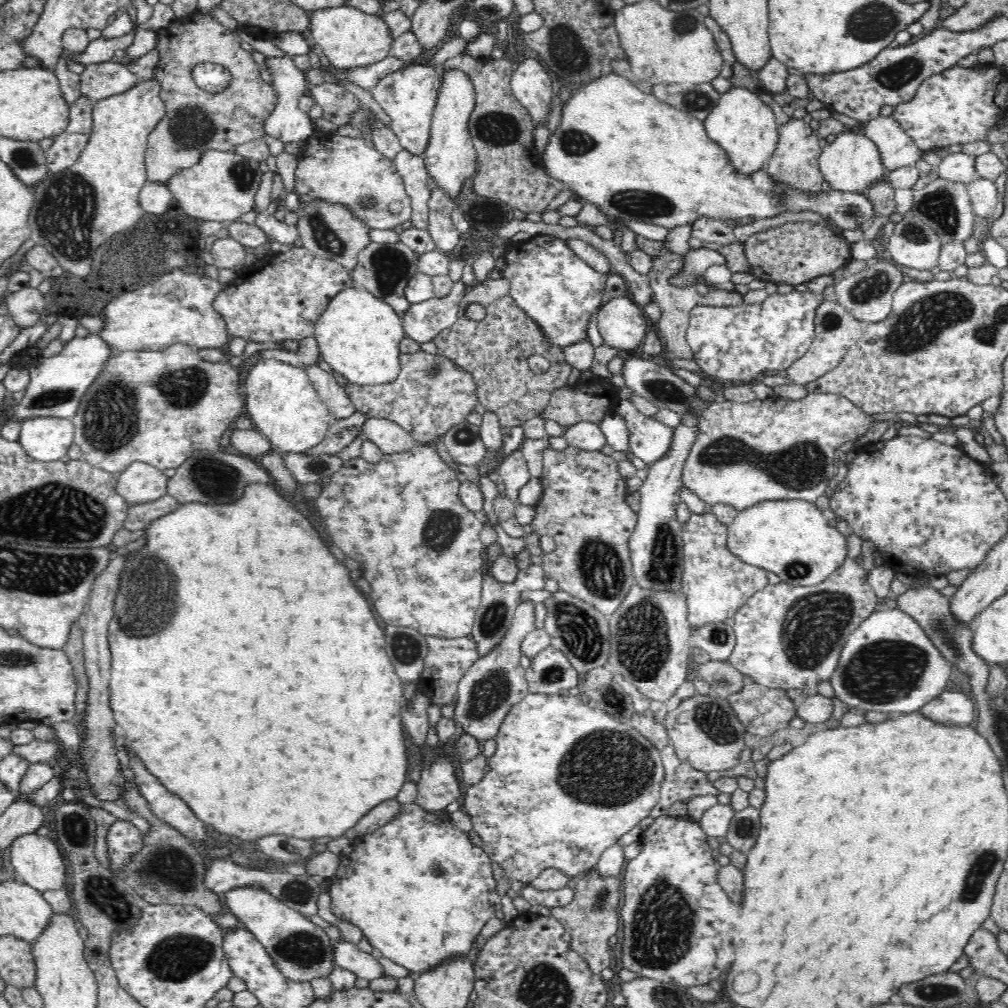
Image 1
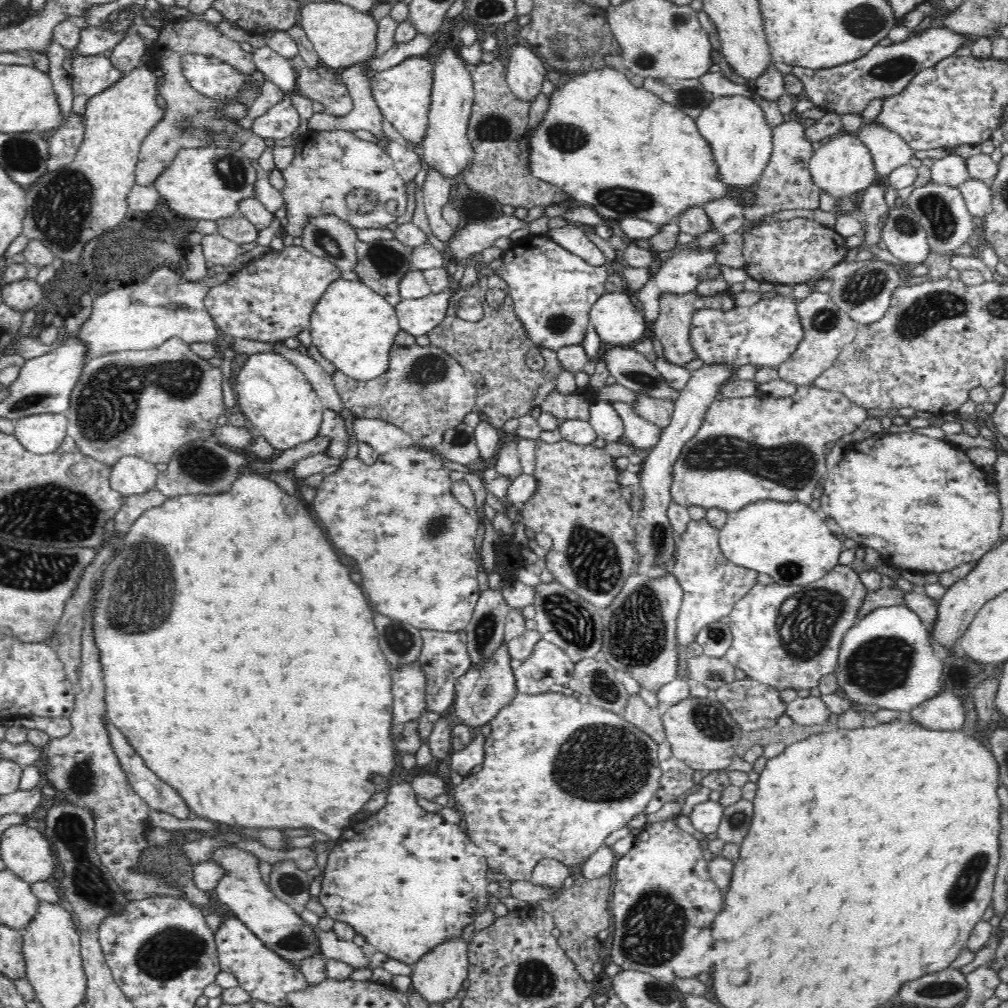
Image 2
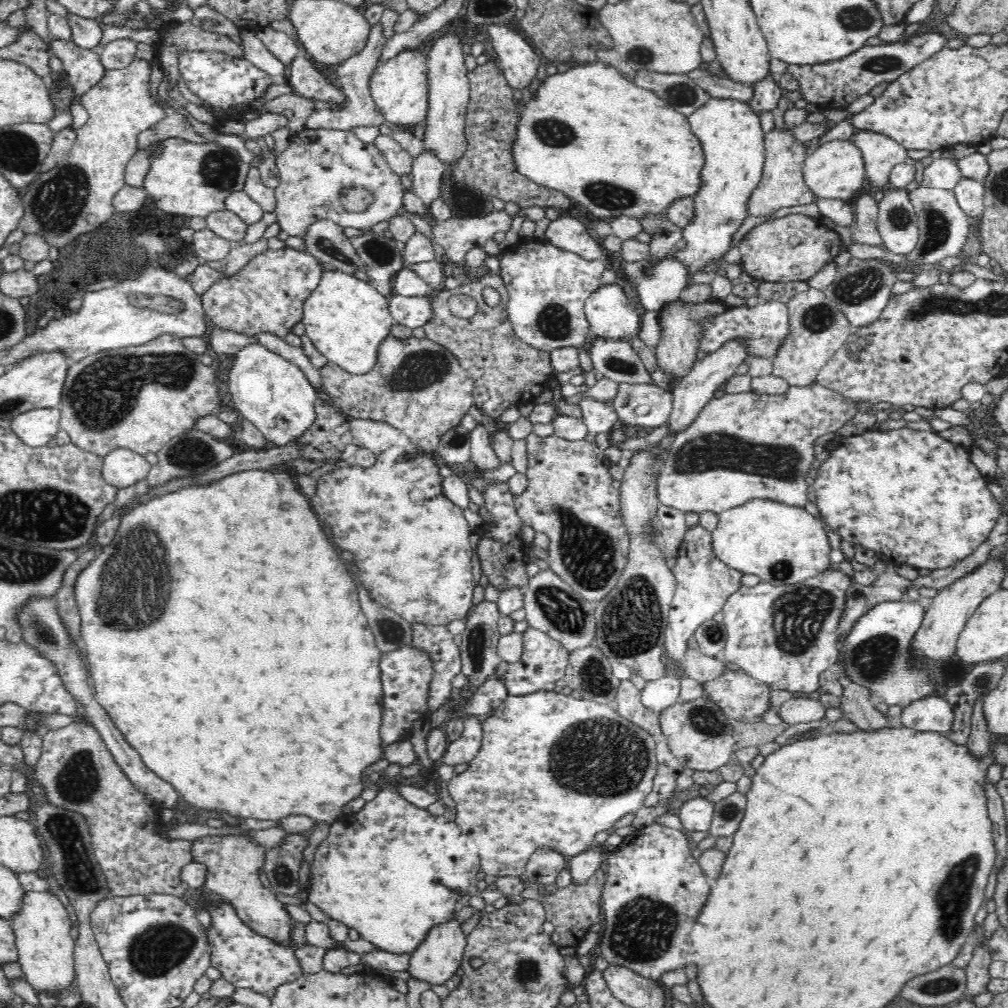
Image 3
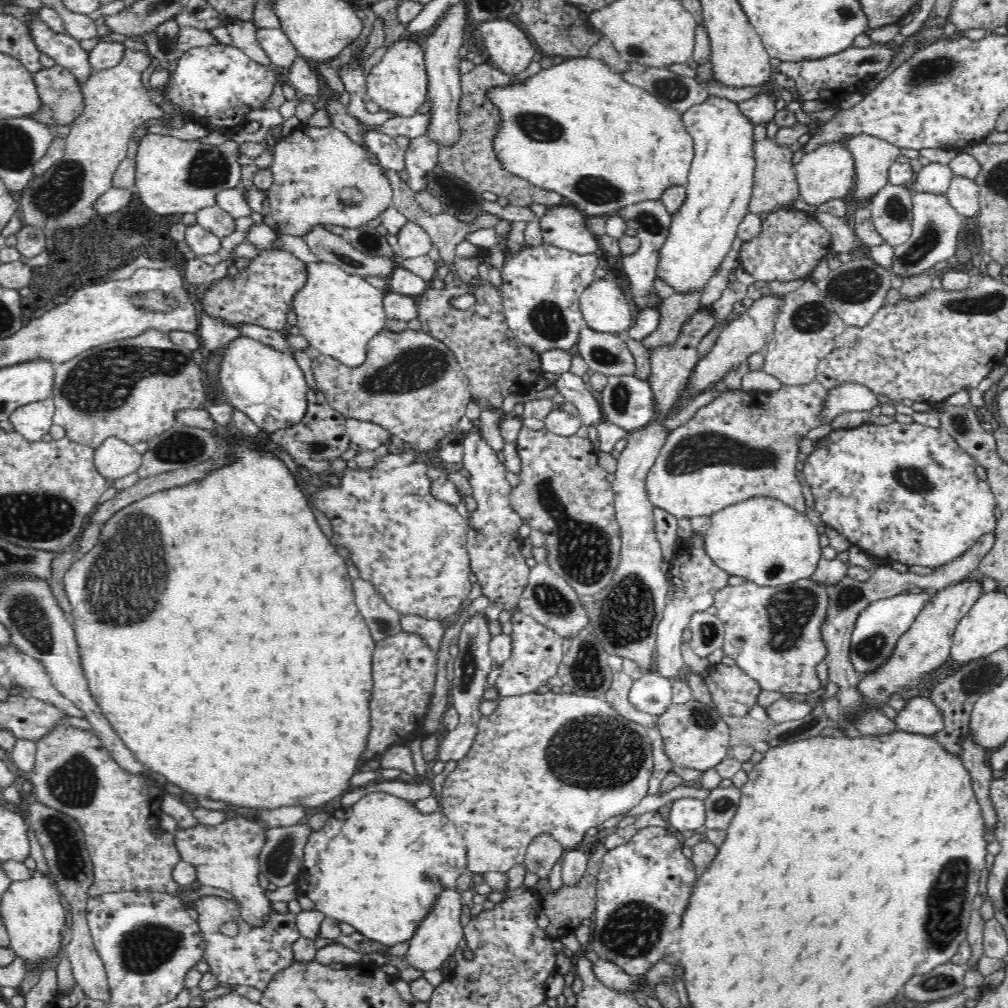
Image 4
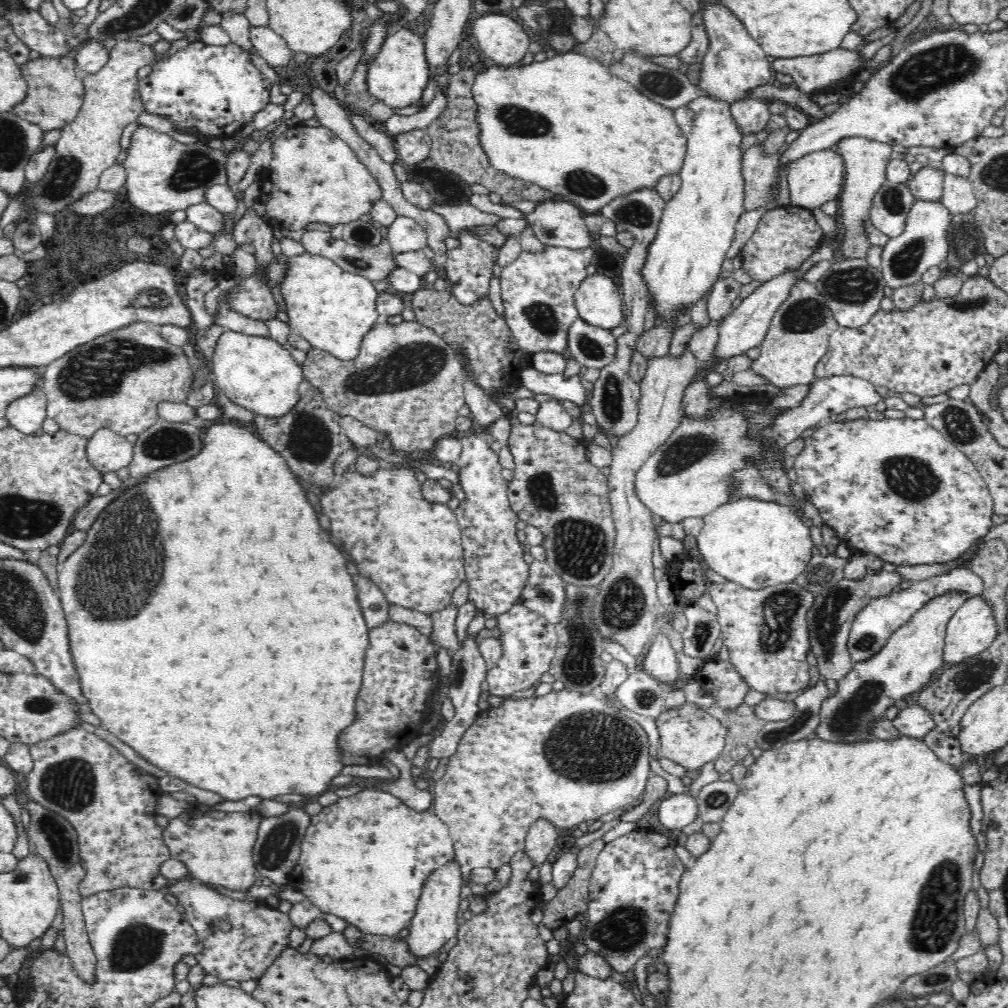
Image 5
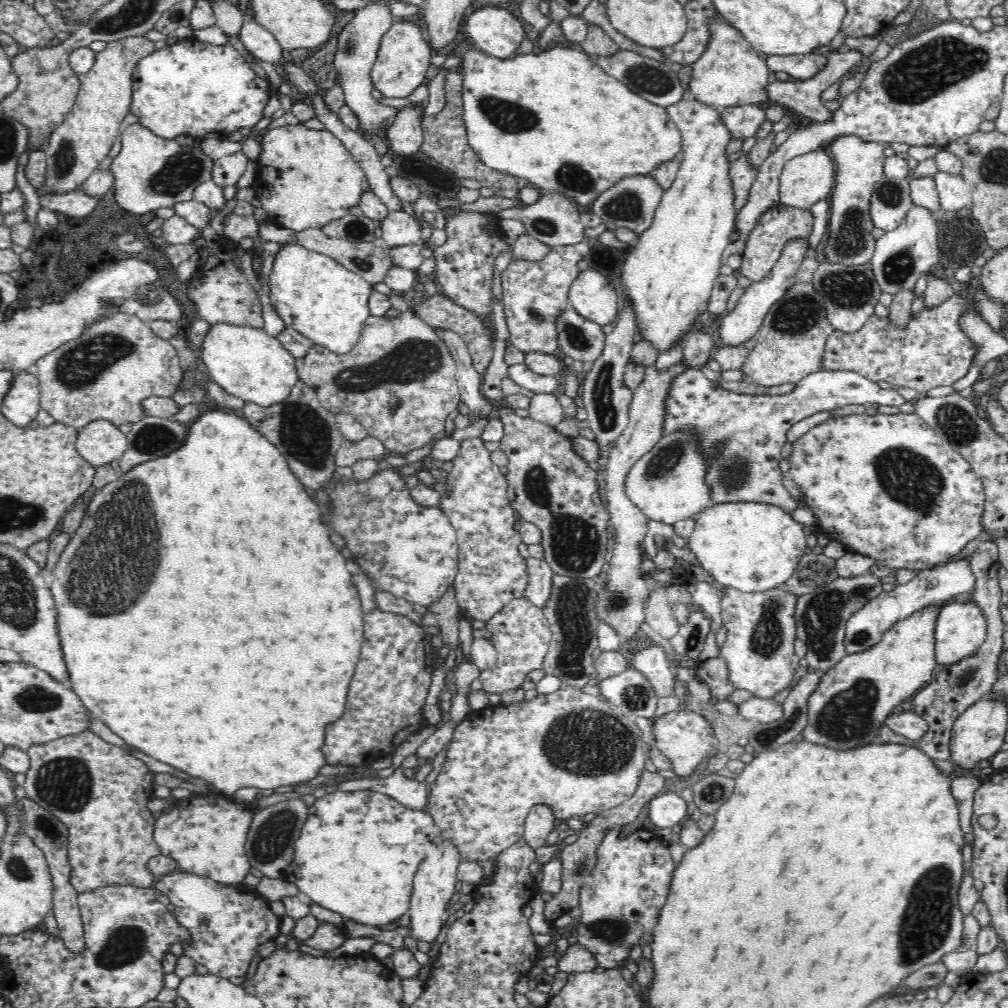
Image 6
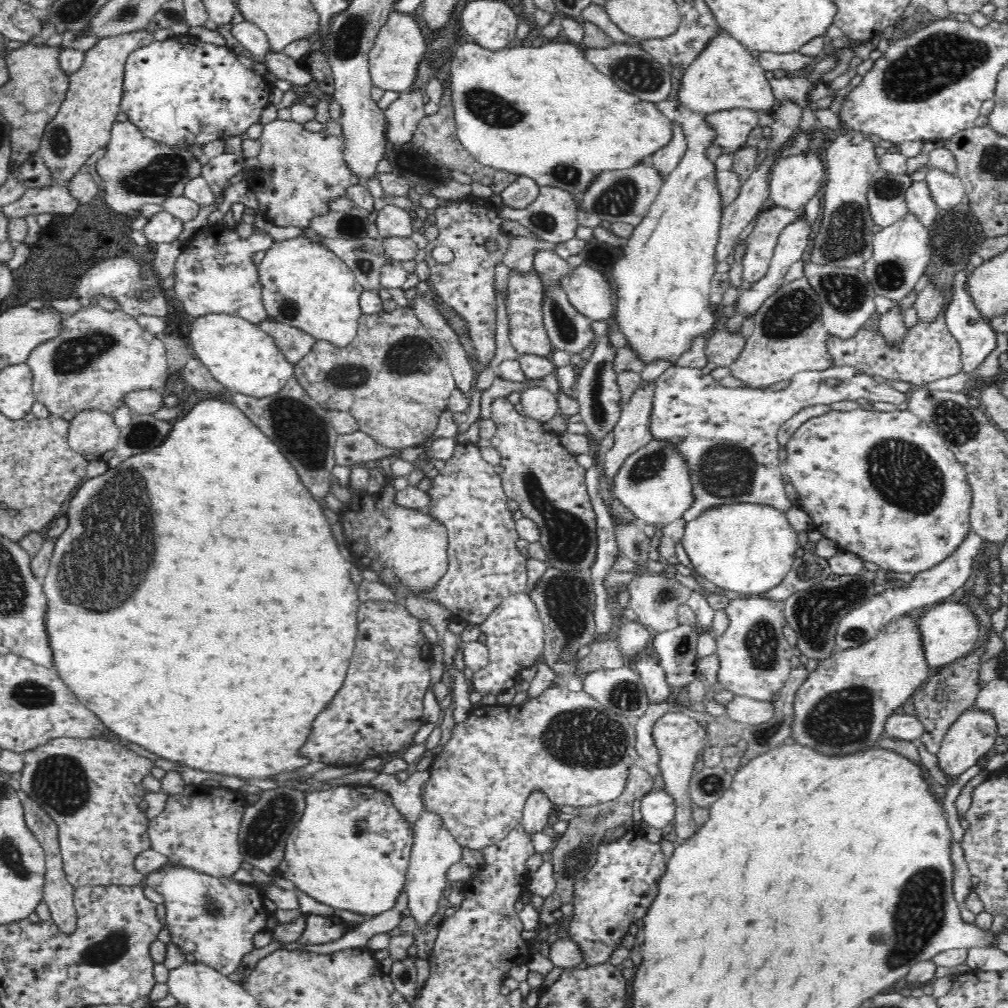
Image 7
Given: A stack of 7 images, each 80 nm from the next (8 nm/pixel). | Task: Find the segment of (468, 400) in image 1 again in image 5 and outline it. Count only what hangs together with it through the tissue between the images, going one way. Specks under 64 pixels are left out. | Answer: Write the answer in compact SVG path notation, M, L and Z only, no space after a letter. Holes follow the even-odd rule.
M377 319L376 324L364 333L358 352L352 359L340 359L325 350L312 348L300 366L304 380L322 393L328 408L341 418L353 418L377 434L384 434L392 448L400 452L433 448L440 437L456 430L455 420L465 404L461 364L454 350L434 330L416 320L388 324L385 319Z

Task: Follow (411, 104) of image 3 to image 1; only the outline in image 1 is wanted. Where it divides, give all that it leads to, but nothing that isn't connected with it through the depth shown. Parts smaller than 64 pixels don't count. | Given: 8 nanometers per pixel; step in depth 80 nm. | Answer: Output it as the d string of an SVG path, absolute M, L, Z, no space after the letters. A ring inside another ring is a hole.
M416 60L406 64L394 73L383 76L376 84L373 84L370 92L374 100L380 104L380 108L390 116L392 132L399 138L399 143L404 149L422 155L428 142L431 118L437 92L440 86L440 78L434 67L423 60Z

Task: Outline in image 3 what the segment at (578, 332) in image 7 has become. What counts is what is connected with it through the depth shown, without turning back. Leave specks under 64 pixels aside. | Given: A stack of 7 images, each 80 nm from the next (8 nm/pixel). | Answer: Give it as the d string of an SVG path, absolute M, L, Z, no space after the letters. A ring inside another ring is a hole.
M592 335L589 337L588 356L601 377L608 377L618 383L653 382L651 373L646 372L628 339Z

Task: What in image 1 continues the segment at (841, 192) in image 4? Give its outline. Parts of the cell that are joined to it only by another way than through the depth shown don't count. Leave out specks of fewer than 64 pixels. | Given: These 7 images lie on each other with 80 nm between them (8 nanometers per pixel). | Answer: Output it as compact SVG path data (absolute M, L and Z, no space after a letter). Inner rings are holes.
M847 131L831 137L828 145L821 148L820 154L817 156L817 171L820 172L824 185L830 190L860 194L887 175L882 168L874 143L860 133Z

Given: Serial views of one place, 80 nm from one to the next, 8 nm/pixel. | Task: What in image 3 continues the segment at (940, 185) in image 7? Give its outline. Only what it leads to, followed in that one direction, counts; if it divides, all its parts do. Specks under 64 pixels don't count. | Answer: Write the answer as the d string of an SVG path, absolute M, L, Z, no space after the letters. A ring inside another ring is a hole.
M961 178L952 190L952 195L962 213L975 220L984 212L984 184L968 178Z

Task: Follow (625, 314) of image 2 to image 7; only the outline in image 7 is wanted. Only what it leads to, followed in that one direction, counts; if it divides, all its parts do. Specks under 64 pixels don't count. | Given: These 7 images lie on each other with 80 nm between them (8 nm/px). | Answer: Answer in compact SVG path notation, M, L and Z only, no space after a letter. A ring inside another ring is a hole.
M586 264L571 268L563 289L572 305L591 322L608 322L613 316L614 294L600 271Z

